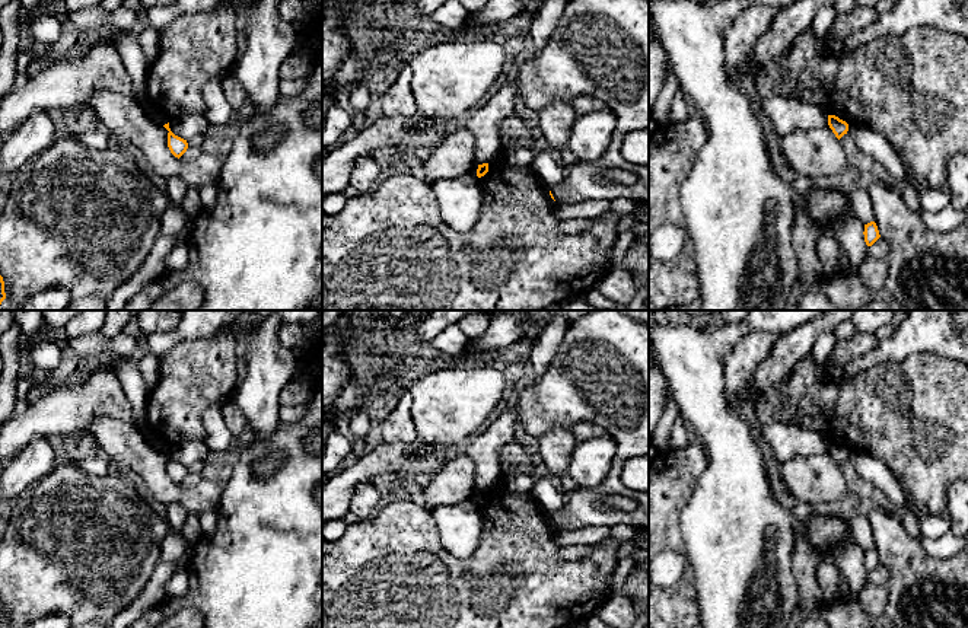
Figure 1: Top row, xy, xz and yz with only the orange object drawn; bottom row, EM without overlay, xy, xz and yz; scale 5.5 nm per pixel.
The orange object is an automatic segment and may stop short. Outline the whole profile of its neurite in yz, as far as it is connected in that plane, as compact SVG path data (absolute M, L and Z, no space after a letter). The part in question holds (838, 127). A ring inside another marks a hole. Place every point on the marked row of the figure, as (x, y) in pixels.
M828 115L828 125L838 140L848 131L848 124L835 115Z

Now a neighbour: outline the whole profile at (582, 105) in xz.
M588 95L577 96L571 102L571 106L574 109L576 118L580 118L593 111L608 111L609 109L606 103L592 96L588 96Z

